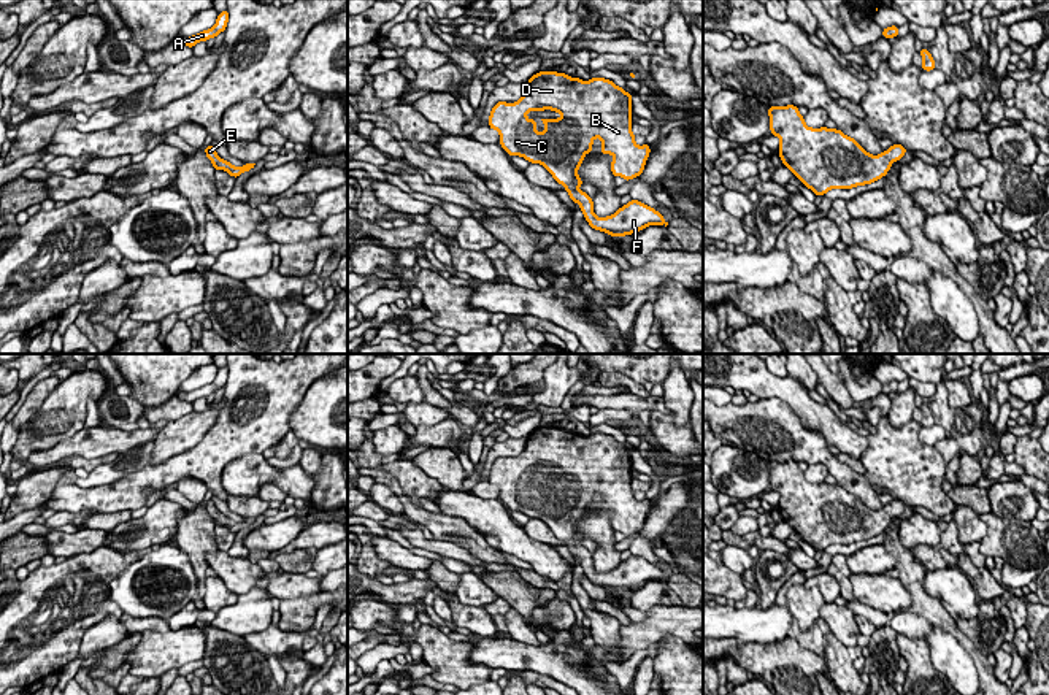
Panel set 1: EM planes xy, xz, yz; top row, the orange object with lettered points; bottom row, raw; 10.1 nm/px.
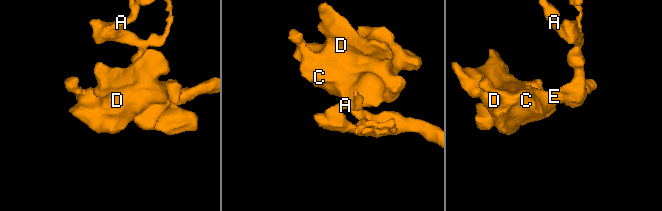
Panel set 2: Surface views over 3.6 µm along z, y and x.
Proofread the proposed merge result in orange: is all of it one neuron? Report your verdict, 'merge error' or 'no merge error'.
no merge error

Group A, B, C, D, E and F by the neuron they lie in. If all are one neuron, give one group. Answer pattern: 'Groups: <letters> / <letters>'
Groups: A B C D E F

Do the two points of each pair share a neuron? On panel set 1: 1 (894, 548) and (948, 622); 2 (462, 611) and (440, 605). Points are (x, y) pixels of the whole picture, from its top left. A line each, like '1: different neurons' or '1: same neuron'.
1: same neuron
2: different neurons

